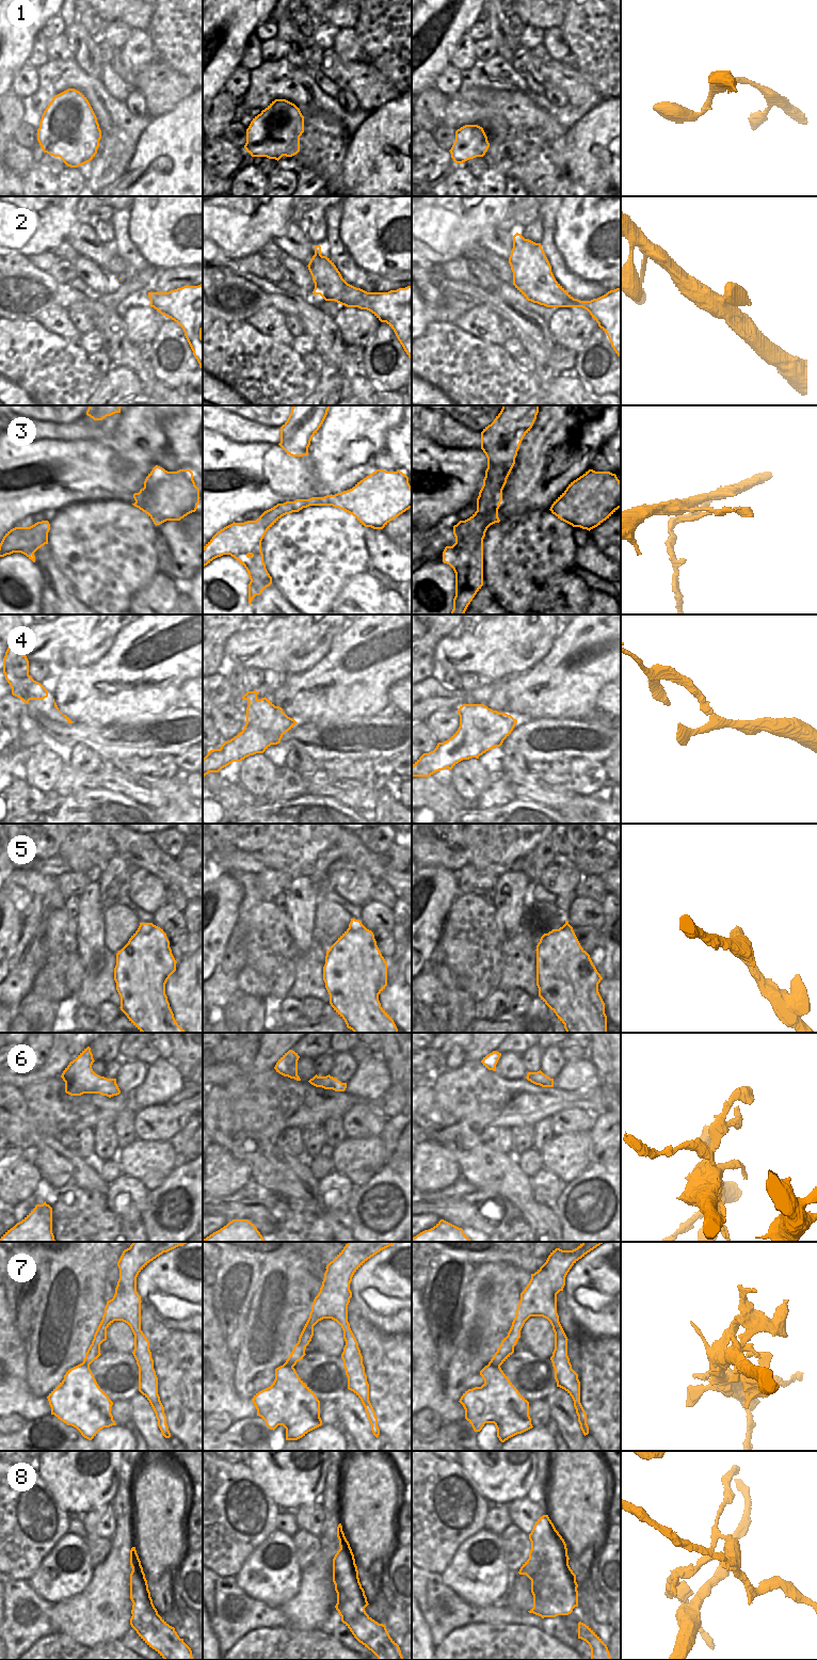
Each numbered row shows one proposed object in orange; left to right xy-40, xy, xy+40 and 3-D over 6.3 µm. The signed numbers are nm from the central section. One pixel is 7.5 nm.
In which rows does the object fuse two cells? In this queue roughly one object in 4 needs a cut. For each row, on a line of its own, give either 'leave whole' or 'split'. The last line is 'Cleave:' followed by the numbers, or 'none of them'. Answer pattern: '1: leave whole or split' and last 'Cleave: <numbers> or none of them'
1: leave whole
2: leave whole
3: leave whole
4: leave whole
5: split
6: leave whole
7: split
8: split
Cleave: 5, 7, 8

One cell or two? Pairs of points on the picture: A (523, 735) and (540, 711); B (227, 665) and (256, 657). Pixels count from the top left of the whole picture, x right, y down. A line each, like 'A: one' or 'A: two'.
A: two
B: two

